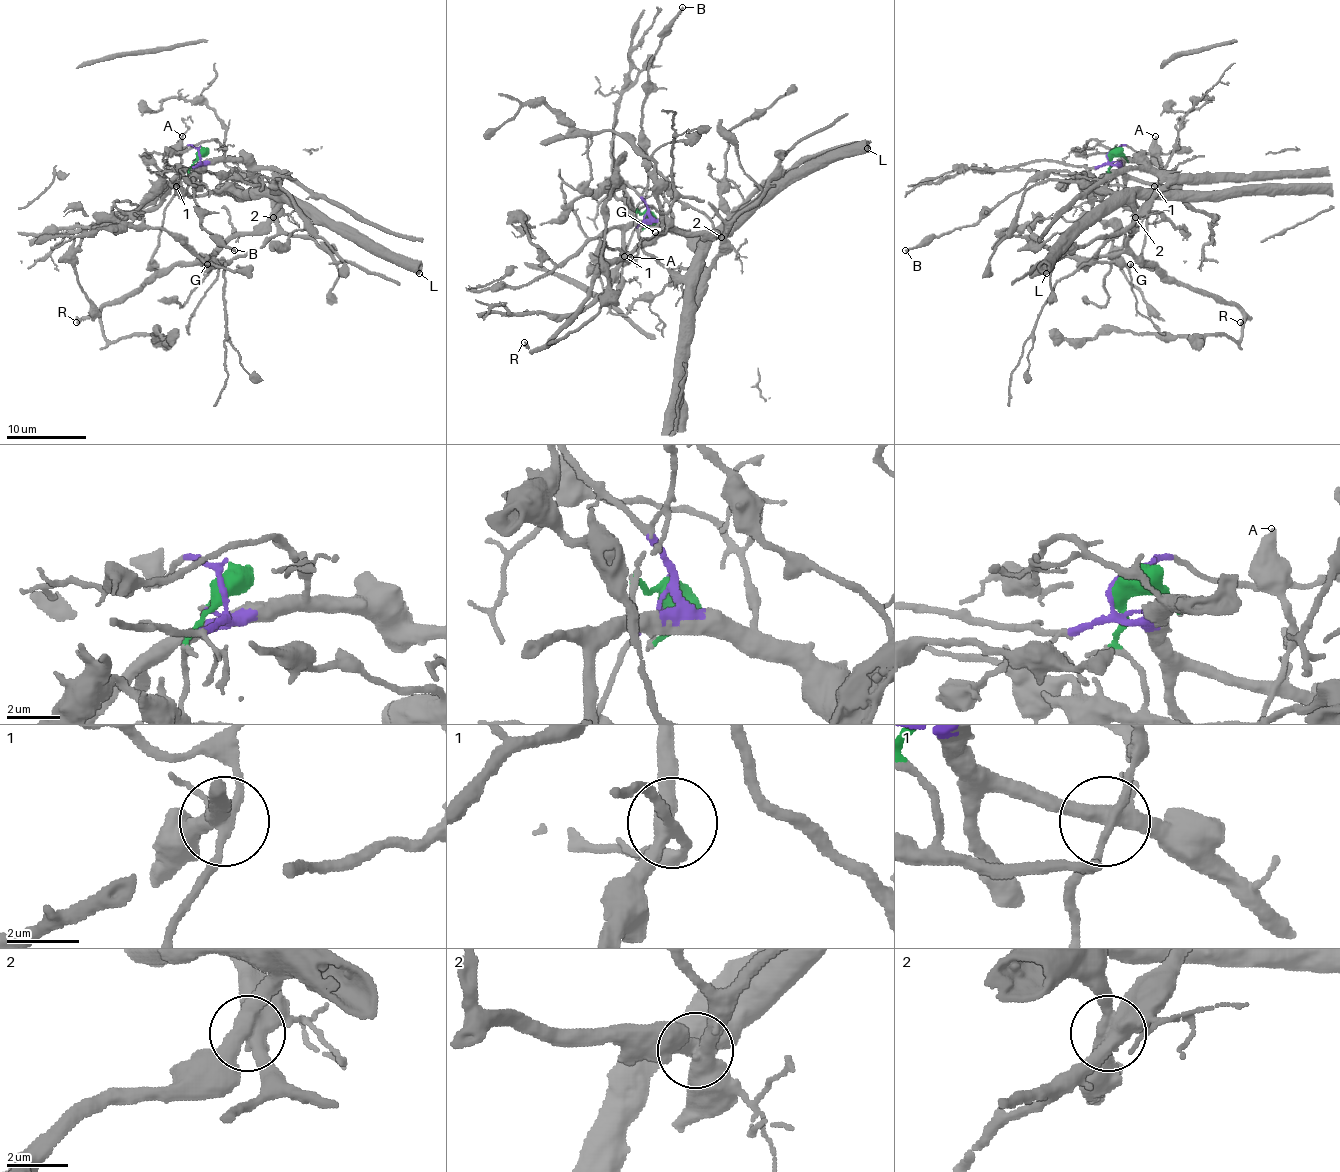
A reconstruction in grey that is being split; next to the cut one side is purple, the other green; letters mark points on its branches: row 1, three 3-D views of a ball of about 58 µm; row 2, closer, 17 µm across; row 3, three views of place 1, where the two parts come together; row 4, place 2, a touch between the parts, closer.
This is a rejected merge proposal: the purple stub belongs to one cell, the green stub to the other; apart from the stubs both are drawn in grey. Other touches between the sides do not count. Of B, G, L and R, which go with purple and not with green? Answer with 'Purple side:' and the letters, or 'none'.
Purple side: G

